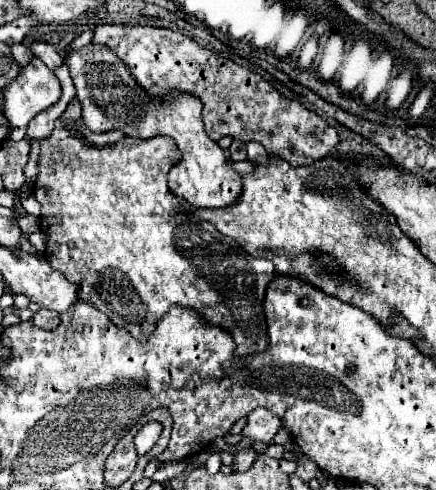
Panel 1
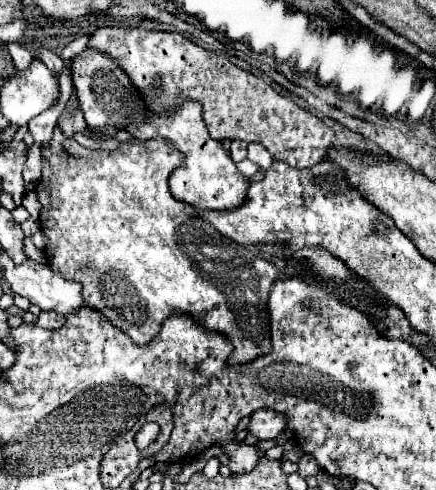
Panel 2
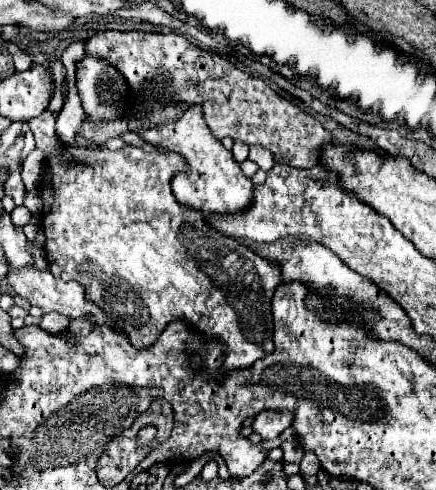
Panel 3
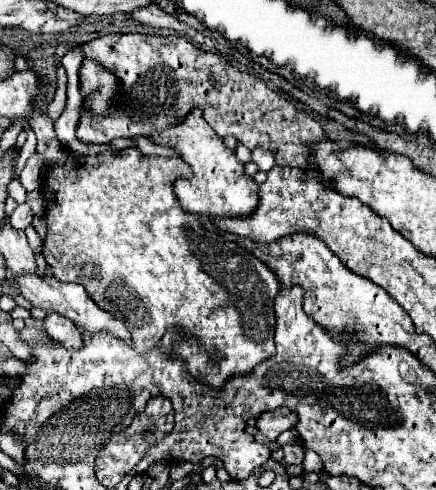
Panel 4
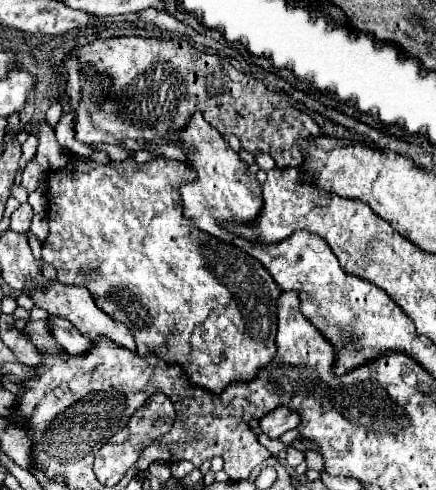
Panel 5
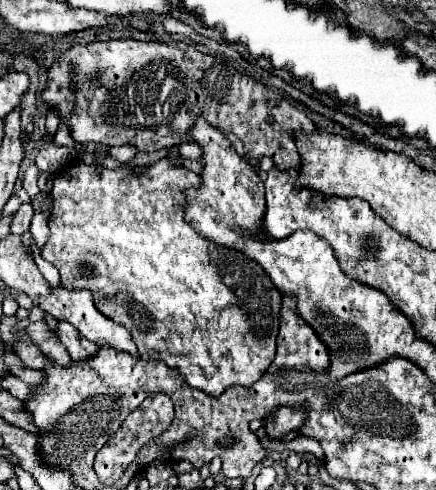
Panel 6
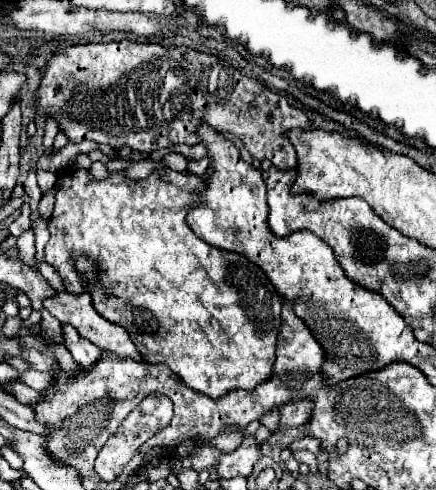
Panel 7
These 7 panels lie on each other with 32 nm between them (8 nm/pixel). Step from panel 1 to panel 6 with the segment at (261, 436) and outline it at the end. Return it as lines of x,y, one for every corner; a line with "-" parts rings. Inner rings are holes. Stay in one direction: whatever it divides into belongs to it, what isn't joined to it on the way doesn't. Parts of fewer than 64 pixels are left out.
280,406
270,414
268,418
262,420
264,430
270,438
280,438
282,434
296,430
304,420
304,408
290,408
290,406

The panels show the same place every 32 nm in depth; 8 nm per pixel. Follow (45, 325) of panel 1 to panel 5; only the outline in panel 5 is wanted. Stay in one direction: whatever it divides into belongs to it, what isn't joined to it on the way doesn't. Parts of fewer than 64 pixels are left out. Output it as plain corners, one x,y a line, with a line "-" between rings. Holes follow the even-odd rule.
50,316
48,328
56,342
70,354
80,354
90,348
90,340
84,338
76,326
72,326
68,320
62,320
60,316

